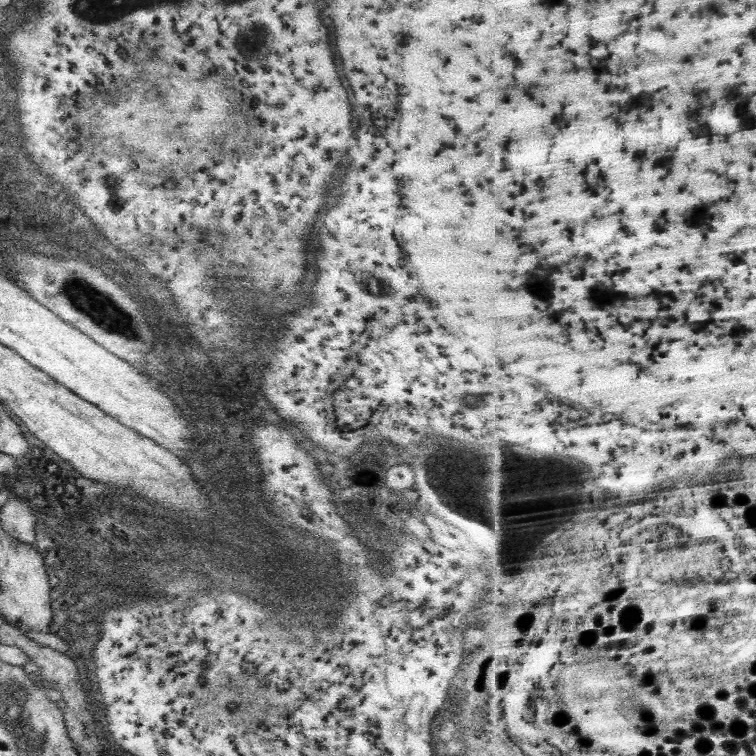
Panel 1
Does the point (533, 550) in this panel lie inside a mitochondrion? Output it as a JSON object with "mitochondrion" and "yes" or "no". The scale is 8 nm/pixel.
{"mitochondrion":"no"}

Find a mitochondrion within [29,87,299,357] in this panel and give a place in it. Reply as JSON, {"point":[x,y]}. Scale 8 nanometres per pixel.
{"point":[92,302]}

